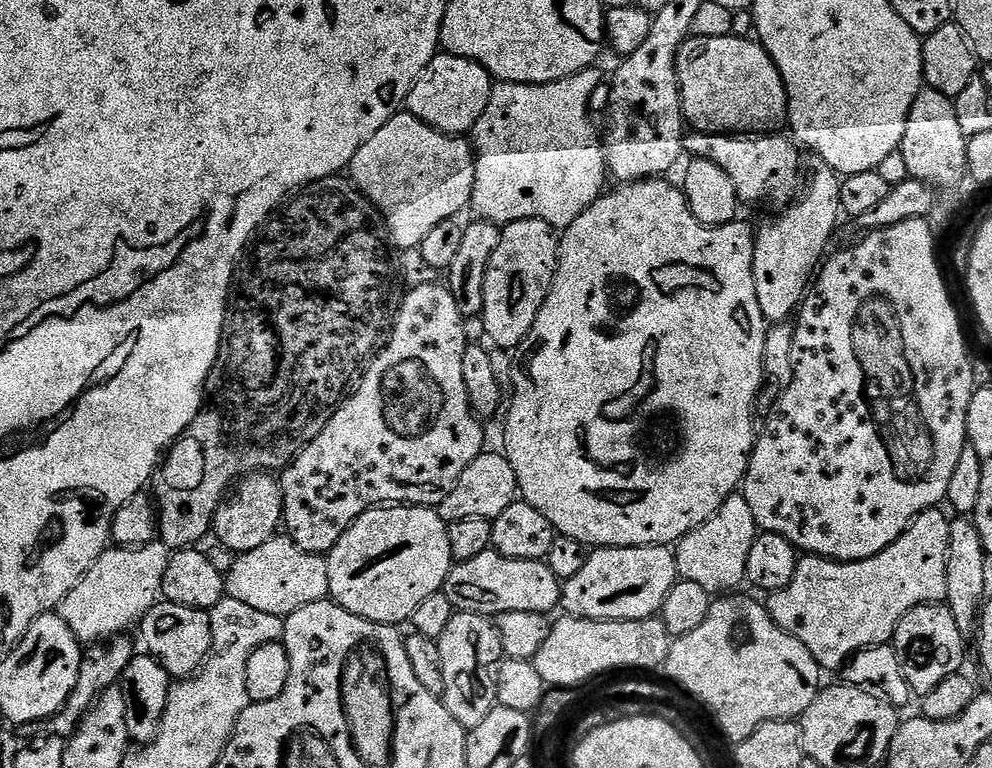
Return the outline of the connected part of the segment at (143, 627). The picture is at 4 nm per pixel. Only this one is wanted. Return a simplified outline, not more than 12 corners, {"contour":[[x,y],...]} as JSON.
{"contour":[[157,602],[140,621],[143,651],[173,678],[212,655],[203,608]]}

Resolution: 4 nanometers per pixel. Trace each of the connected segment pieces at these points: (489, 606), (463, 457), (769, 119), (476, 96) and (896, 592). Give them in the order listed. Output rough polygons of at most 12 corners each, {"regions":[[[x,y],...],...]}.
{"regions":[[[491,550],[453,563],[456,612],[552,614],[562,581],[544,560]],[[454,294],[392,337],[279,477],[327,554],[381,506],[438,506],[485,451]],[[693,35],[676,59],[695,131],[772,134],[788,99],[755,39]],[[441,51],[408,90],[406,110],[447,136],[471,133],[492,75]],[[927,508],[865,560],[801,555],[767,597],[821,669],[946,601],[950,520]]]}

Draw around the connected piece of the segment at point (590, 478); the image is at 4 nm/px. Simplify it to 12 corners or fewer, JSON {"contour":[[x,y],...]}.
{"contour":[[668,178],[563,229],[519,495],[596,548],[741,487],[753,229]]}

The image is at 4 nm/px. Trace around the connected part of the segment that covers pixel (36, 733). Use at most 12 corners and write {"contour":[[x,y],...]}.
{"contour":[[131,635],[89,647],[70,698],[49,720],[19,725],[31,742],[71,738],[130,666]]}

